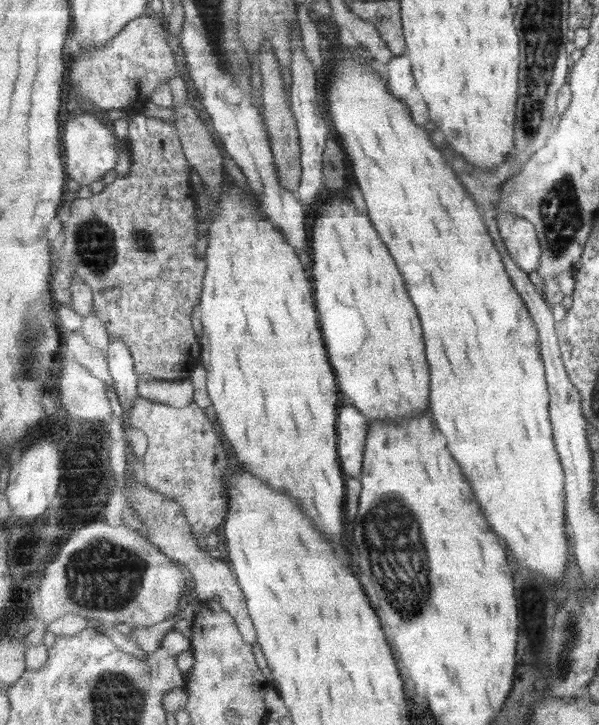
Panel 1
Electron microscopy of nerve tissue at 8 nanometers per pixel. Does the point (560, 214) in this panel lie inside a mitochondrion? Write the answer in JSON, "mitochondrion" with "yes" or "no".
{"mitochondrion":"yes"}

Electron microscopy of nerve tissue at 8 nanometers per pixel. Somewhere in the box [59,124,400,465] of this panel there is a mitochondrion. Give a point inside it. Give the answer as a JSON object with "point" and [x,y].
{"point":[94,246]}

